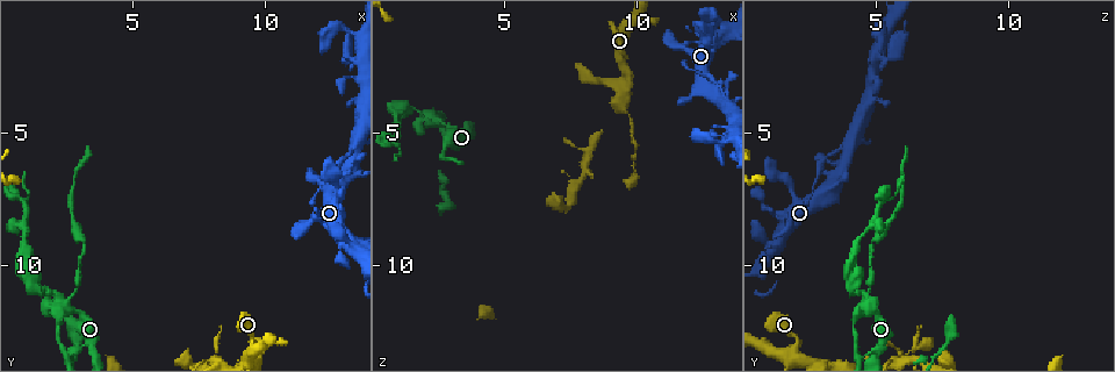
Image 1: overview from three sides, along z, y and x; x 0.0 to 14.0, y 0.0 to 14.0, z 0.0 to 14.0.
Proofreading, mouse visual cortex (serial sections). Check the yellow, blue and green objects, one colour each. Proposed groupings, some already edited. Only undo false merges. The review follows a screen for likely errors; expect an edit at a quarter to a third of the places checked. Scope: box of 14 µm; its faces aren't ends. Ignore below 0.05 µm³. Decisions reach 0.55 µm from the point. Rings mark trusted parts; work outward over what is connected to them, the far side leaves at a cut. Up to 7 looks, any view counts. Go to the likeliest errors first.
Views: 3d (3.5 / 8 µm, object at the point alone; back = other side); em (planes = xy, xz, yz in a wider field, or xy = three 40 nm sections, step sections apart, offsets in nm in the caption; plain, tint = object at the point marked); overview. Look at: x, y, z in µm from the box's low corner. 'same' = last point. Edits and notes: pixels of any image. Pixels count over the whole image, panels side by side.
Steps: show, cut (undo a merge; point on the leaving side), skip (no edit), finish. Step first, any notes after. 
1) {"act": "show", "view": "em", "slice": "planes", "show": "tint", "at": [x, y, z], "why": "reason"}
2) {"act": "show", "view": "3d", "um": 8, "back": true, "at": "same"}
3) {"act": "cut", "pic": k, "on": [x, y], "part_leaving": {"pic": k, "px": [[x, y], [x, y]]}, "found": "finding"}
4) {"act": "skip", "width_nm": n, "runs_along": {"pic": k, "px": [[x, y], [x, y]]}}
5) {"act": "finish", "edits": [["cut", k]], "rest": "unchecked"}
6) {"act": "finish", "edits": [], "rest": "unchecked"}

{"act": "show", "view": "3d", "um": 3.5, "at": [13.4, 5.9, 3.9], "why": "thin arm on a thick one"}

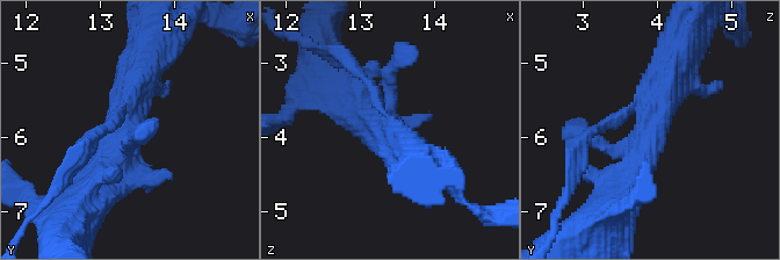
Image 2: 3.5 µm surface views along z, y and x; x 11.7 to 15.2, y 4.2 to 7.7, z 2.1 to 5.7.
{"act": "show", "view": "em", "slice": "xy", "step": 1, "show": "tint", "at": [13.40, 5.75, 3.95]}

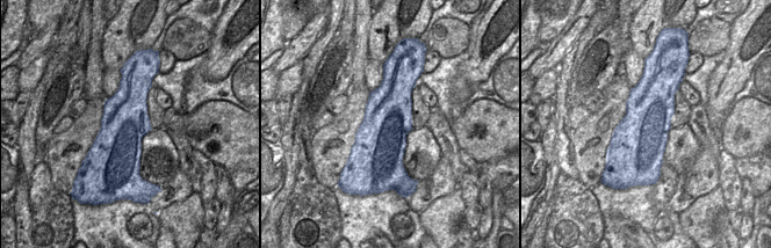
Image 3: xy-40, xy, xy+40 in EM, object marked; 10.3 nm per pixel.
{"act": "skip", "found": "one cell here"}

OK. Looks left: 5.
{"act": "show", "view": "3d", "um": 3.5, "at": [2.5, 11.6, 4.6], "why": "looks like a crossing"}

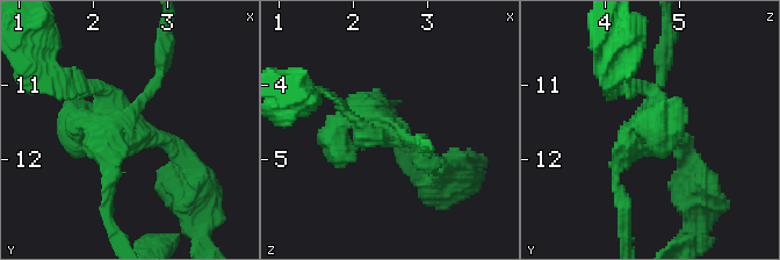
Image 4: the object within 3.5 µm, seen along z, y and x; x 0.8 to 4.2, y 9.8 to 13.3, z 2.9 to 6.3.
{"act": "show", "view": "em", "slice": "xy", "step": 5, "show": "tint", "at": [2.50, 11.60, 4.65], "why": "now the EM"}

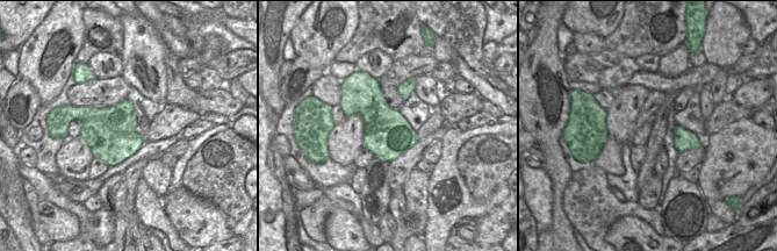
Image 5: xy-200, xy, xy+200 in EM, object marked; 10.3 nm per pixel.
{"act": "show", "view": "em", "slice": "planes", "show": "tint", "at": "same"}

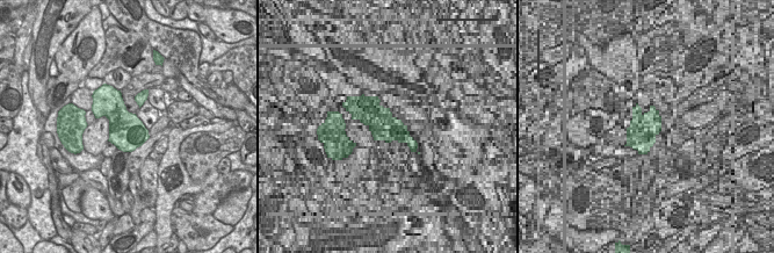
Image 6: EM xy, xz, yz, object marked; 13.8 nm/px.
{"act": "cut", "pic": 4, "on": [110, 186], "part_leaving": {"pic": 4, "px": [[131, 118], [159, 76], [167, 33]]}, "found": "two cells meet here"}

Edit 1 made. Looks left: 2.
{"act": "finish", "edits": [["cut", 4]], "rest": "unchecked"}

